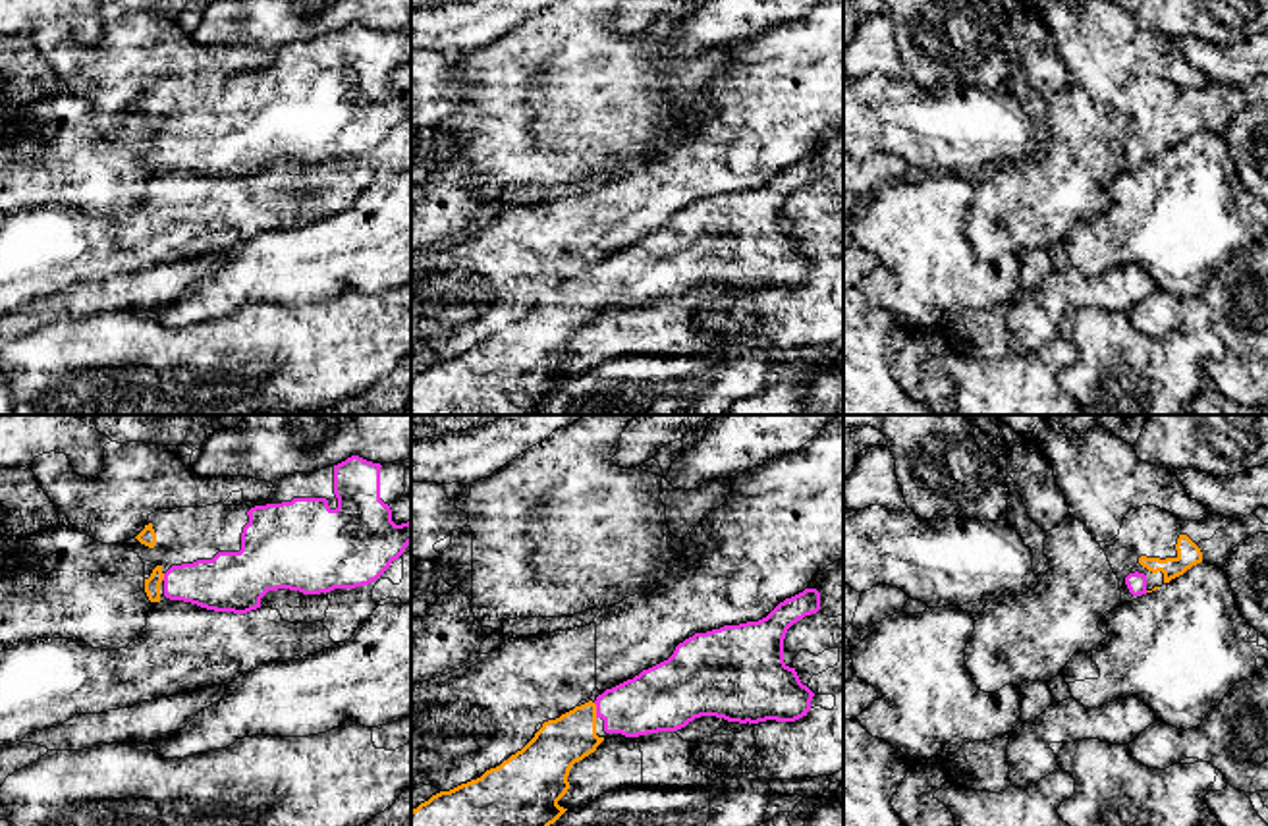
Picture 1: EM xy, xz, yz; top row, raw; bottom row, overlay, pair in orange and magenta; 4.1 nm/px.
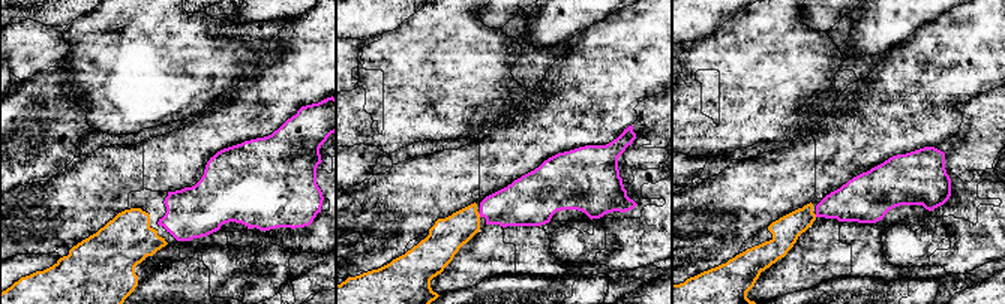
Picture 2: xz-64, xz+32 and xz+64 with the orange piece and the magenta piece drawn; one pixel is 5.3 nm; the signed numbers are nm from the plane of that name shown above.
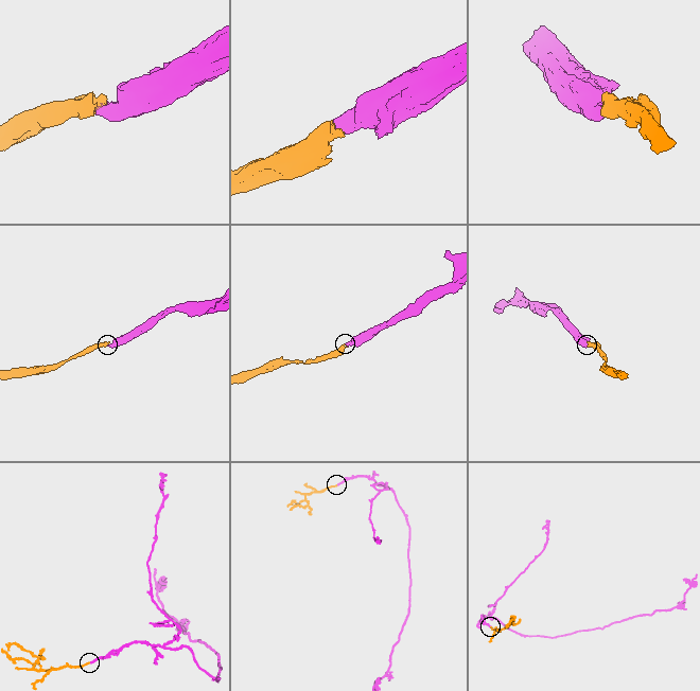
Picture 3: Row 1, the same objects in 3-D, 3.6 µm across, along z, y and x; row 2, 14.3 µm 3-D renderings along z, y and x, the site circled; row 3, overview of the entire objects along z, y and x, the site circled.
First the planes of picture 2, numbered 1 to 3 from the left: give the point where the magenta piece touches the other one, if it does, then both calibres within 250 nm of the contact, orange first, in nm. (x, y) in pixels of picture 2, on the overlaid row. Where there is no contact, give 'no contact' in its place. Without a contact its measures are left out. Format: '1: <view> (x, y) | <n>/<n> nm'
1: no contact
2: xz+32 (479, 214) | 190/260 nm
3: no contact

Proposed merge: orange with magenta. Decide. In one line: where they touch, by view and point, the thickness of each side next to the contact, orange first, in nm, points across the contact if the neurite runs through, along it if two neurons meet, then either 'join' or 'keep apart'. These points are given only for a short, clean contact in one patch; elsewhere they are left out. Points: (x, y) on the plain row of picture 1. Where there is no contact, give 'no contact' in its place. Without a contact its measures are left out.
meets orange in xz at (595, 278); 200 nm thick on the orange side, 260 nm on the other; runs through xz (560, 311), (595, 278), (653, 269); join

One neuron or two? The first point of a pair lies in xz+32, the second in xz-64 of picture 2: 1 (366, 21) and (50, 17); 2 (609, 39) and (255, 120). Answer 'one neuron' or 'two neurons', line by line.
1: one neuron
2: one neuron

